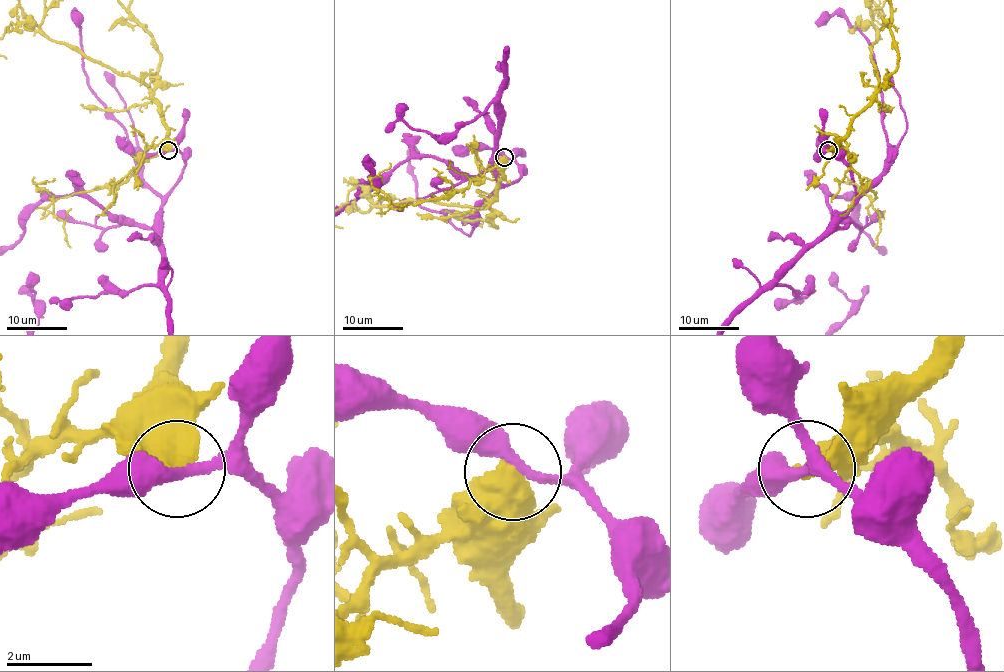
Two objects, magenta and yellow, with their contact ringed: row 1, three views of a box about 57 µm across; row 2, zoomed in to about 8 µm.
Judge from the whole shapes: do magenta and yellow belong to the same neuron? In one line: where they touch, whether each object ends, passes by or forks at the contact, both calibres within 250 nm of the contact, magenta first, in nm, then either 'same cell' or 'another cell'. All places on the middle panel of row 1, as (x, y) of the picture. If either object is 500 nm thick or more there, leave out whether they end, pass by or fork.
place (504, 157); calibres 320 and 600 nm; another cell

